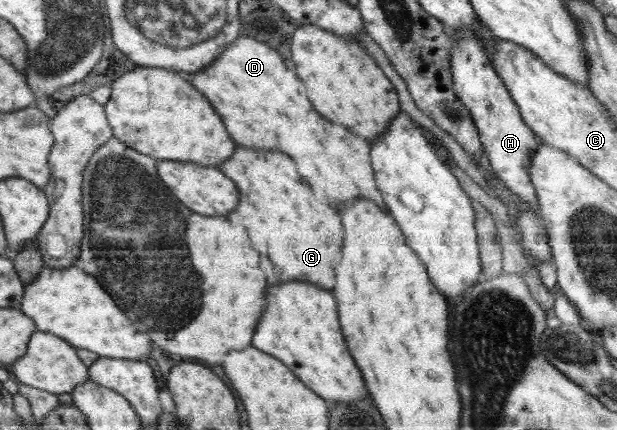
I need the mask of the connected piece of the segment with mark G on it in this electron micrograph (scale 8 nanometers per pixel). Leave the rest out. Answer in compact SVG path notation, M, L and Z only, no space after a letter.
M237 146L237 154L233 160L225 160L221 164L225 168L225 176L233 176L237 184L241 184L241 208L229 214L229 220L239 222L253 232L253 248L261 252L261 264L265 264L265 276L269 276L269 284L287 282L287 280L309 280L323 288L333 288L335 284L335 266L341 260L341 246L343 246L343 224L341 216L329 208L327 204L315 202L309 184L299 176L295 162L285 152L271 152L271 150L251 150Z

